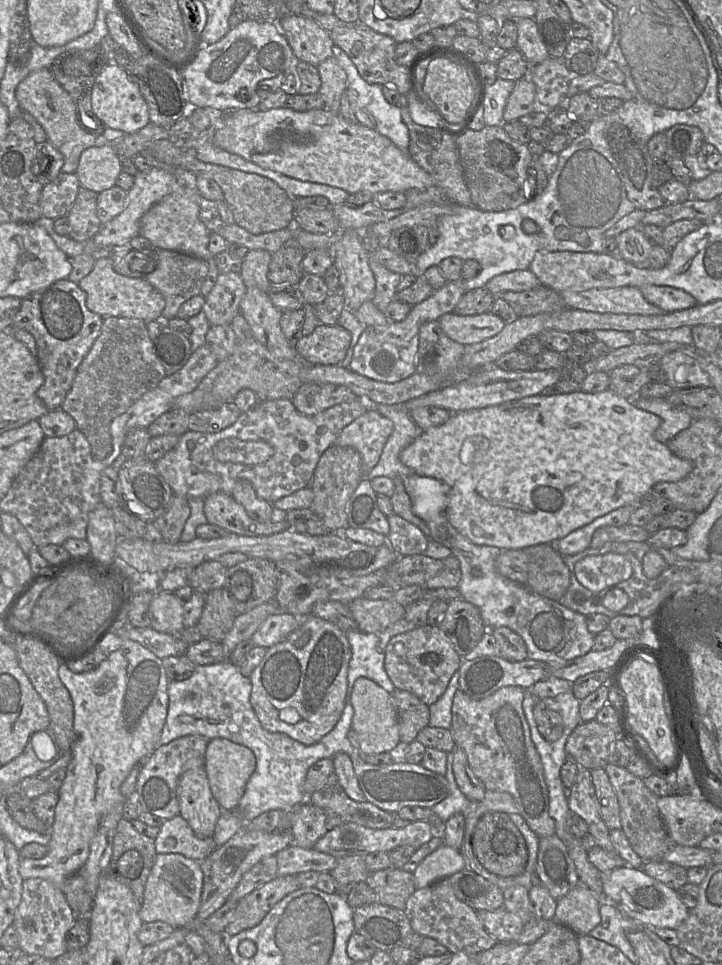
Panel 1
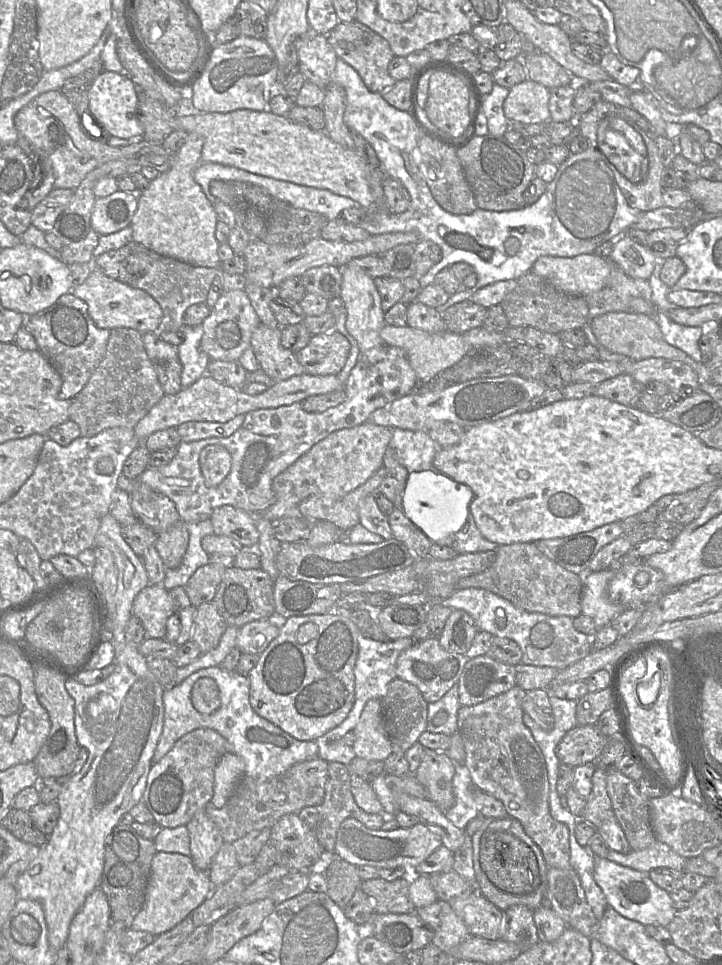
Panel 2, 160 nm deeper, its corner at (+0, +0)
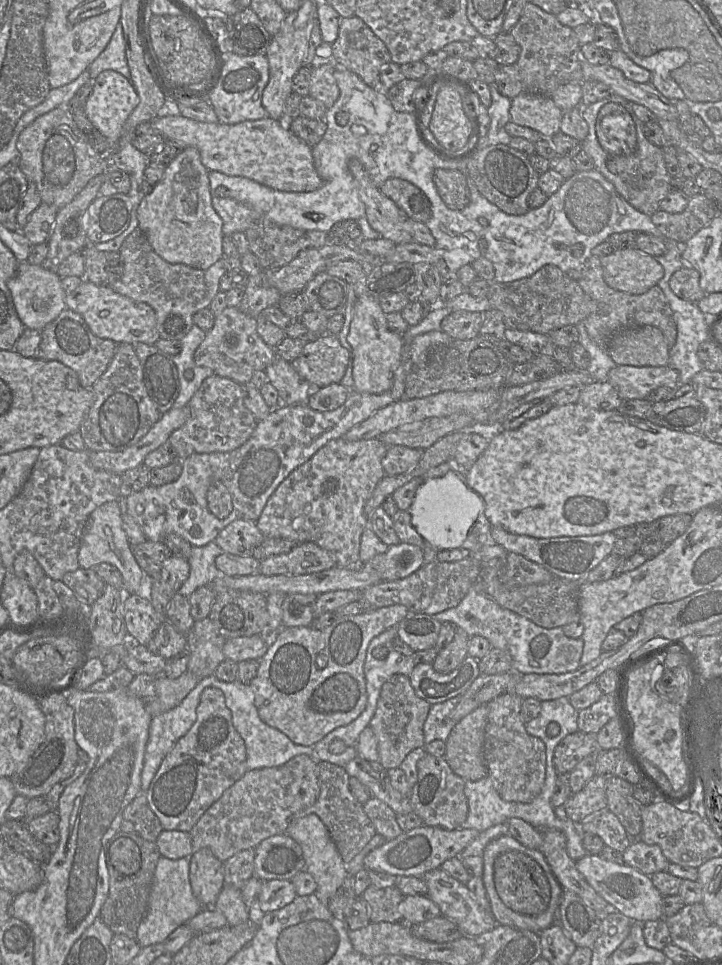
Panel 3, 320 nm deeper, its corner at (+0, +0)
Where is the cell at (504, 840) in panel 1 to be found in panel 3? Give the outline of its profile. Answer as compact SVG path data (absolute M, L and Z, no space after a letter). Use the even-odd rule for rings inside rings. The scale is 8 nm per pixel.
M508 834L491 841L482 859L483 884L498 925L540 933L558 921L563 888L539 849L522 845Z

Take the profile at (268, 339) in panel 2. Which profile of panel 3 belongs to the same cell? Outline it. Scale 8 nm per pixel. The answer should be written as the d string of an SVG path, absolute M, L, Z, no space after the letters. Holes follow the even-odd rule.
M276 355L265 369L265 373L268 381L278 391L280 406L294 406L307 402L313 388L297 373L291 362Z

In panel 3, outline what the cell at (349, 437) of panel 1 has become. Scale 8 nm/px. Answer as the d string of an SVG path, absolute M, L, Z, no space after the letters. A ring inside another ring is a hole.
M341 437L330 440L279 484L256 521L258 529L265 538L282 538L295 544L314 542L335 558L337 567L362 565L359 561L360 537L369 526L364 507L378 483L386 476L382 459L387 450L388 446L379 438L348 441Z

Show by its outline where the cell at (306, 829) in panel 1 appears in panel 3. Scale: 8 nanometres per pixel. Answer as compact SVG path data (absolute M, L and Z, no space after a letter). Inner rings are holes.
M287 834L266 838L255 848L254 875L262 881L290 880L304 869L302 849Z

